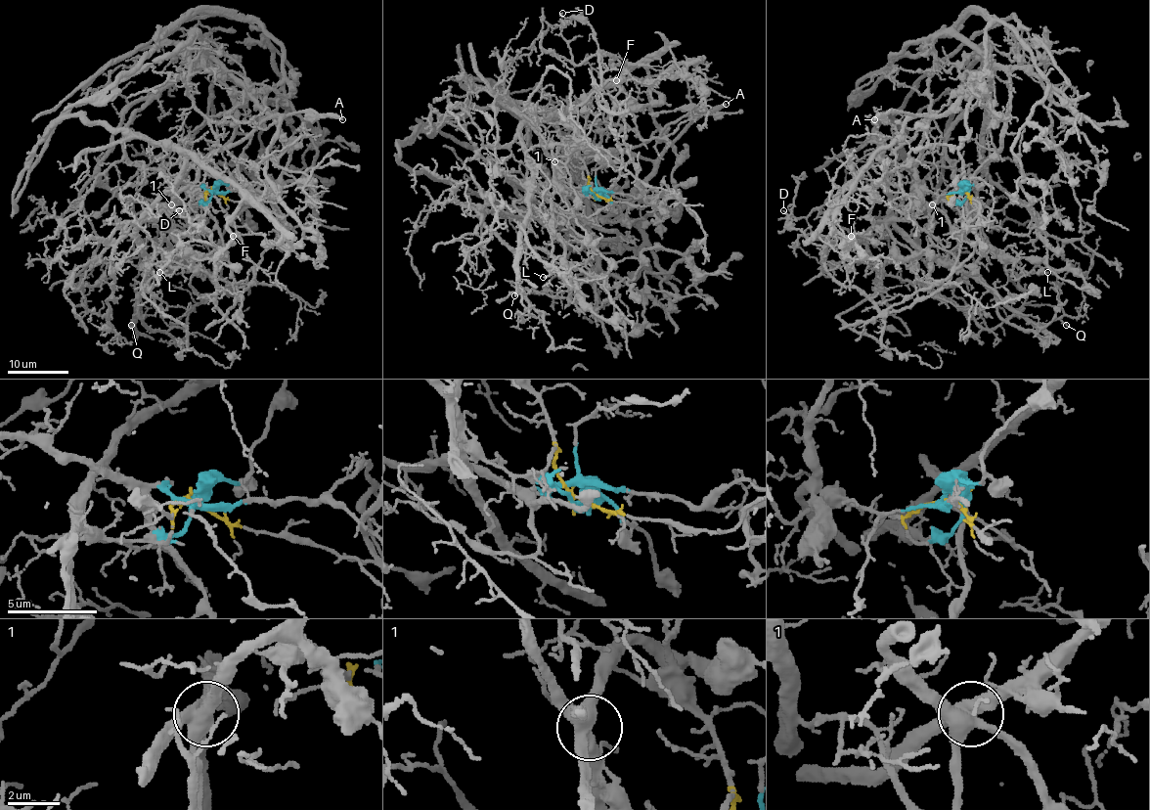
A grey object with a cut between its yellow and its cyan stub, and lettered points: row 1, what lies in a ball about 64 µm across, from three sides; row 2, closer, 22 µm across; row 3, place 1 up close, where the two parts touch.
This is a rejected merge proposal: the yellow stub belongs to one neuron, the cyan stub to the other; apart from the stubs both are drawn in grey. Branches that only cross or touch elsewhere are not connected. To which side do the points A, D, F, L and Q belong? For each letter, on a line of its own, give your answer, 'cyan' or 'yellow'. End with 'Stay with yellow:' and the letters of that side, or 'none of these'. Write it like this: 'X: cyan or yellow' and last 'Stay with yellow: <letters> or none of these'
A: yellow
D: yellow
F: yellow
L: yellow
Q: yellow
Stay with yellow: A, D, F, L, Q

